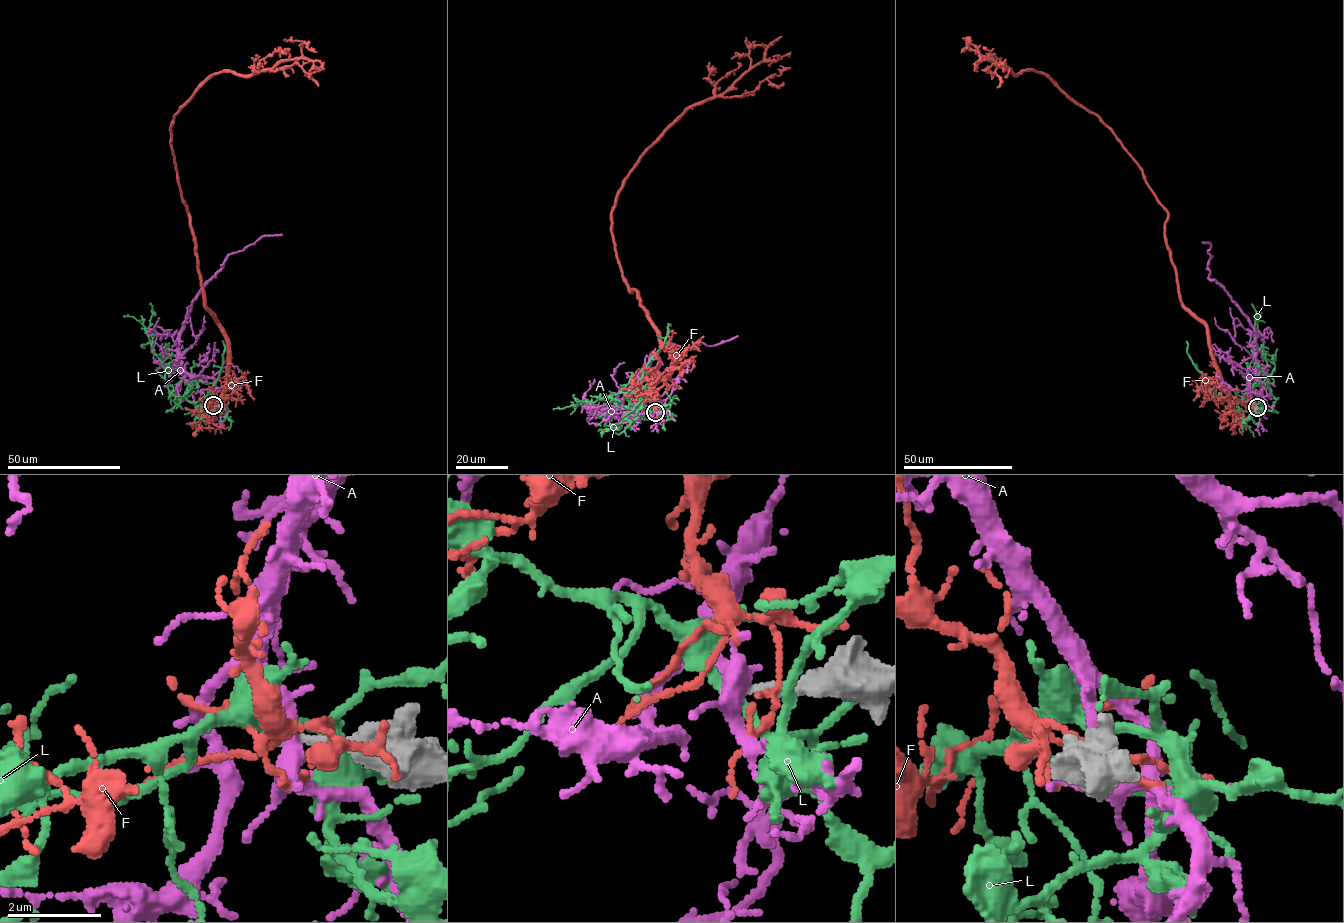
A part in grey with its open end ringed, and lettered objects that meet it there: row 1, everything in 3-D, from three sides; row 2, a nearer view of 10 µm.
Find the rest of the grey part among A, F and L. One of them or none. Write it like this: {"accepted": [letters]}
{"accepted": []}

